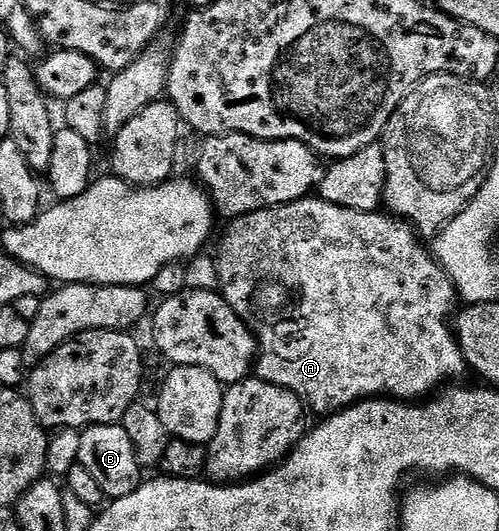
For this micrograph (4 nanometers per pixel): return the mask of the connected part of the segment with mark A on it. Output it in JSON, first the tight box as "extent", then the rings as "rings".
{"extent":[218,199,468,415],"rings":[[[303,199],[271,209],[252,211],[243,217],[233,218],[227,225],[230,226],[226,229],[226,238],[218,245],[218,277],[222,280],[220,292],[239,317],[248,319],[254,336],[258,339],[257,376],[261,380],[272,382],[273,385],[290,389],[297,397],[301,397],[313,412],[315,409],[316,412],[322,413],[318,415],[339,413],[341,409],[363,399],[386,398],[414,403],[419,399],[429,398],[439,387],[457,382],[454,381],[457,377],[468,373],[455,330],[451,322],[450,325],[446,322],[450,316],[450,320],[455,316],[454,301],[459,300],[458,290],[455,289],[450,276],[434,260],[433,252],[427,246],[425,249],[421,245],[423,242],[405,221],[382,211],[361,213],[336,207],[321,199]]]}

